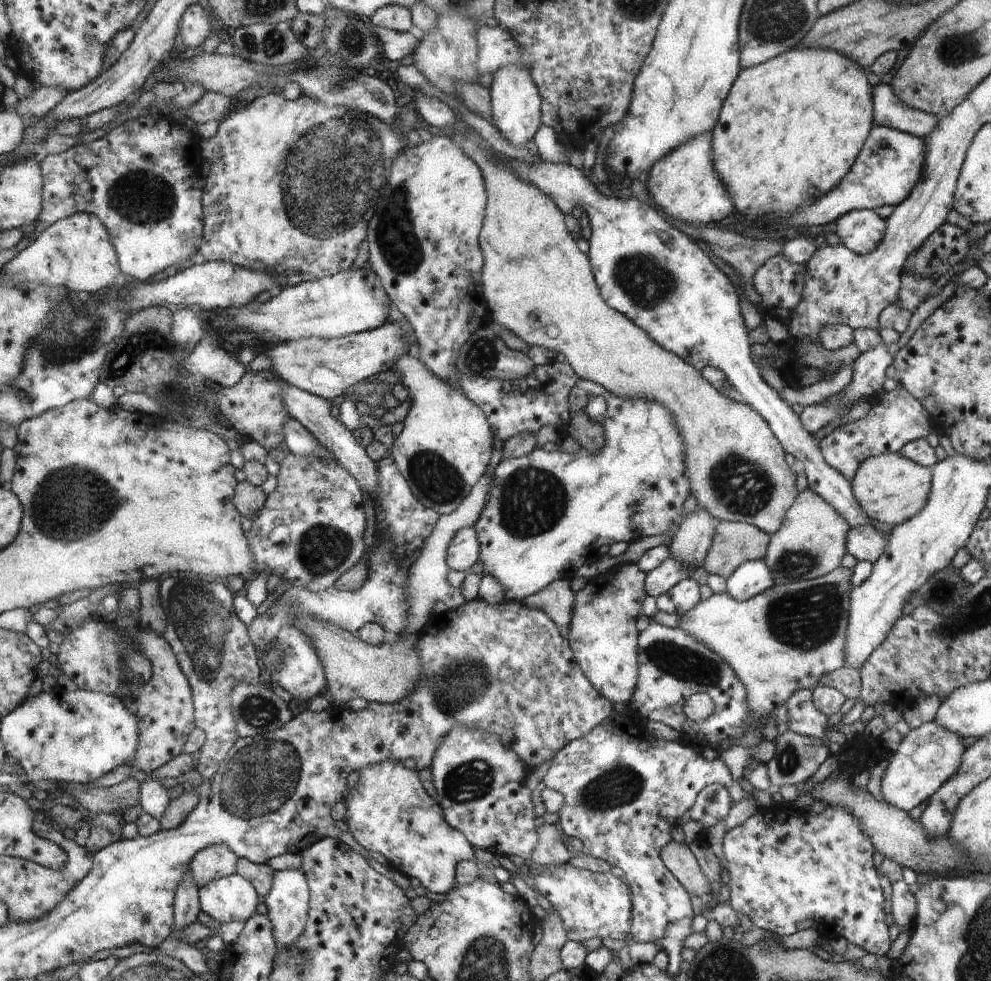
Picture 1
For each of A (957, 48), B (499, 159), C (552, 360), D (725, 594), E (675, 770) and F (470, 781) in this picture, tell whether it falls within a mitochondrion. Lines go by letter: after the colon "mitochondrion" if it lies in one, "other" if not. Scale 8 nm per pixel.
A: mitochondrion
B: other
C: other
D: other
E: other
F: mitochondrion

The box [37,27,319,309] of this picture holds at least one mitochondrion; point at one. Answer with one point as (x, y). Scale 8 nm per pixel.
(140, 197)

